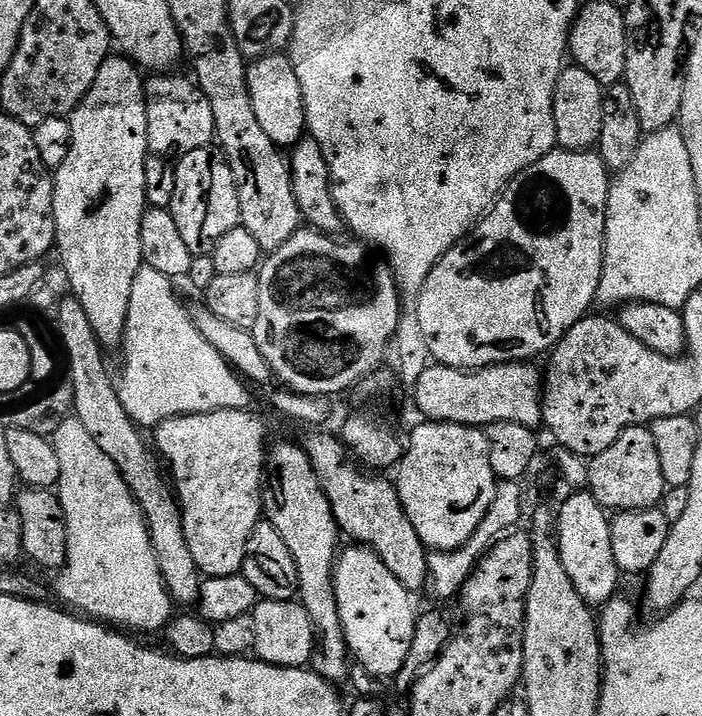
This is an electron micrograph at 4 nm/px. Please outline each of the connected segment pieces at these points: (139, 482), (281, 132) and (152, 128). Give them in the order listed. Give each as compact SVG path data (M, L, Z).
M64 298L59 301L54 315L56 324L60 327L60 340L64 343L64 352L68 355L66 380L73 388L74 418L82 422L86 434L90 434L92 441L98 445L98 450L102 450L102 454L106 454L106 458L110 458L110 462L118 466L126 486L136 499L136 505L142 510L150 542L158 558L158 570L173 601L177 605L195 605L200 599L202 577L200 571L196 569L196 563L190 554L190 546L186 542L180 501L170 489L169 481L162 471L161 461L157 453L150 450L149 441L148 444L144 441L145 433L132 421L130 414L126 414L126 406L122 406L122 398L114 383L113 373L111 376L104 365L105 349L90 326L90 318L86 318L86 310L82 310L76 299Z
M284 54L257 56L248 64L248 89L250 103L254 105L254 114L262 130L270 134L270 142L274 142L281 150L291 149L306 136L306 114L302 98L302 82L298 82L298 74L294 74L291 59Z
M156 74L145 83L144 97L148 99L146 106L146 134L148 135L148 153L146 154L146 198L154 208L172 207L174 182L176 181L176 164L190 150L209 147L216 140L214 126L214 110L210 110L210 102L195 79L176 74Z

